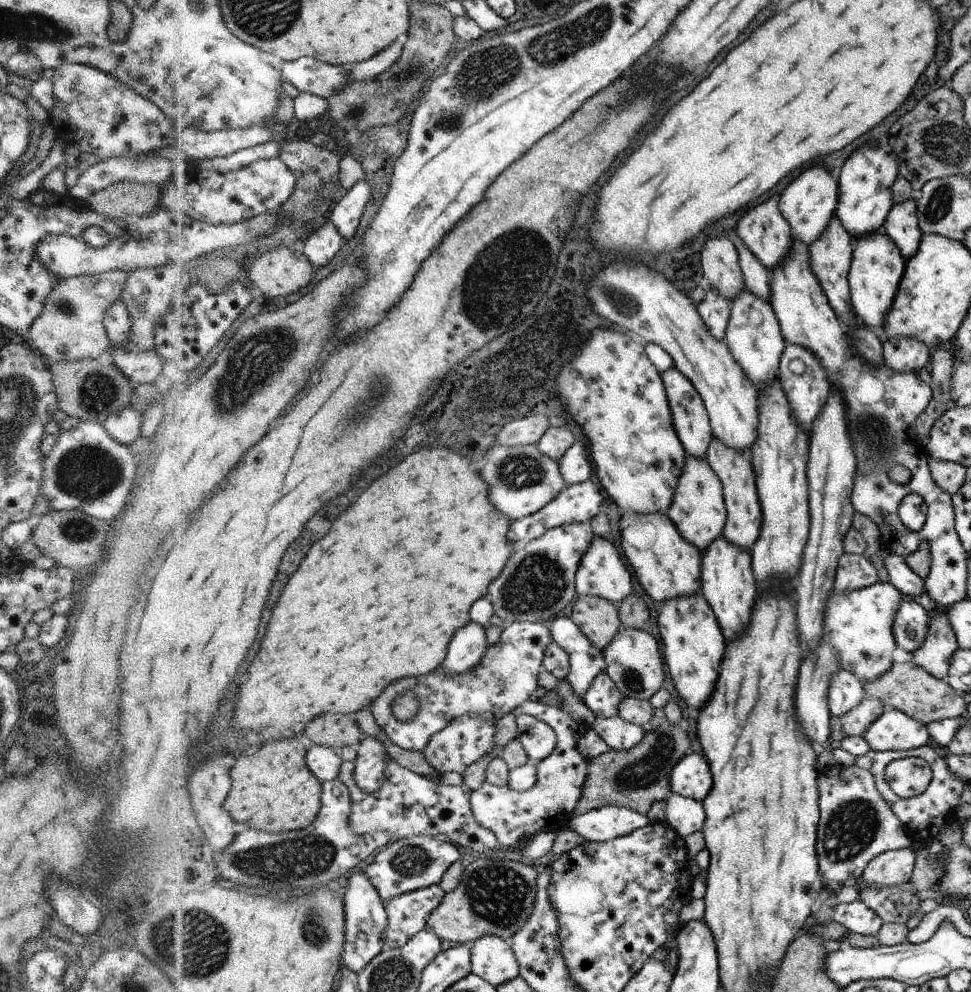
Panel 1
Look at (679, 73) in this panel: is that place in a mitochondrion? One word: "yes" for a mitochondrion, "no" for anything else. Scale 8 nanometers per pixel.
no

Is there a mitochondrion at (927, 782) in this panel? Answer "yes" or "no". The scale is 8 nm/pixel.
no

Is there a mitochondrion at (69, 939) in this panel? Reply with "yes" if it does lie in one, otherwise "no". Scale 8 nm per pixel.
no

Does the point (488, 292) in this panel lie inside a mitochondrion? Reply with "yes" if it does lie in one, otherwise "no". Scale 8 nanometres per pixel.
yes

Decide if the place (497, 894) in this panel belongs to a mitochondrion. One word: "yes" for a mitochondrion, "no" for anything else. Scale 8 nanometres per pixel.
yes

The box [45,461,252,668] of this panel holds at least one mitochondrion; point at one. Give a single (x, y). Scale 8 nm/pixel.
(75, 529)

